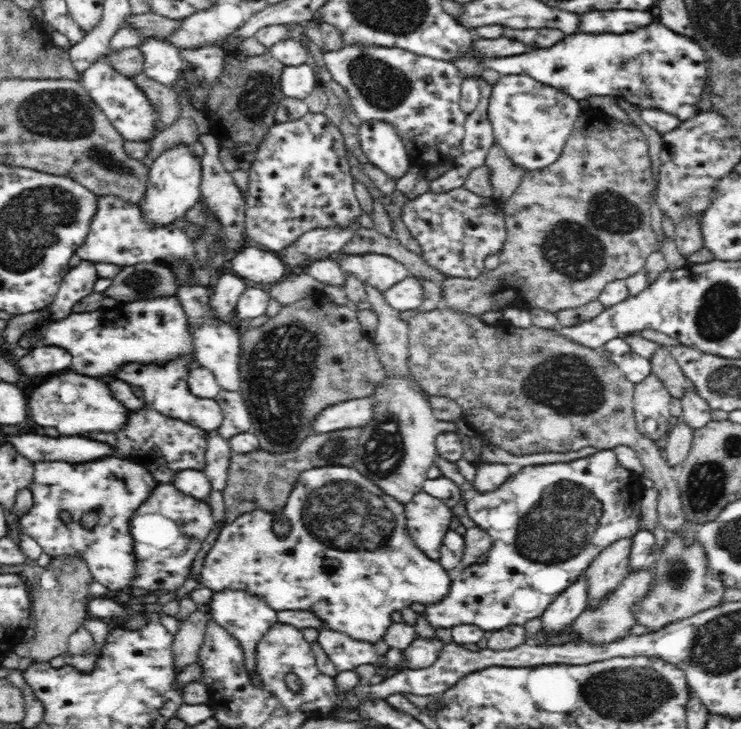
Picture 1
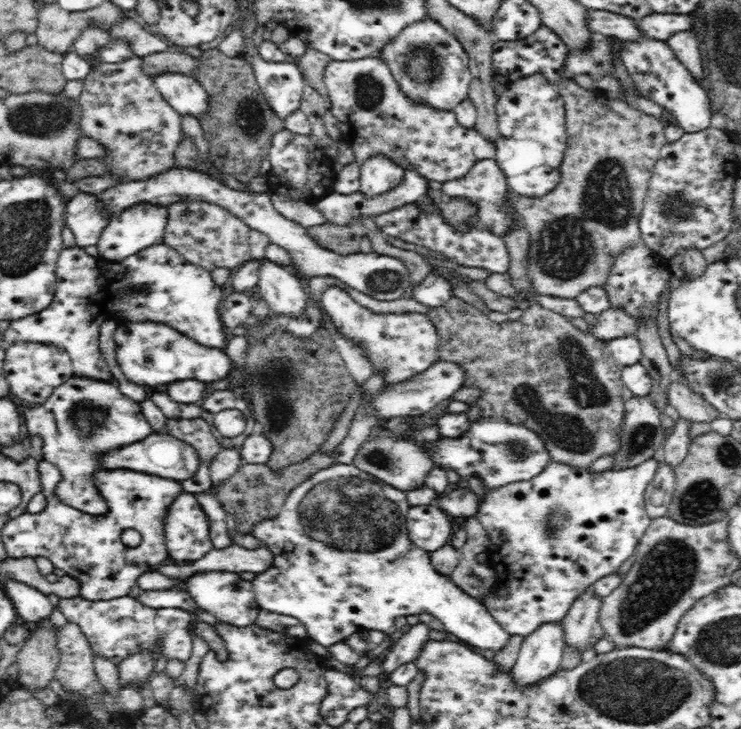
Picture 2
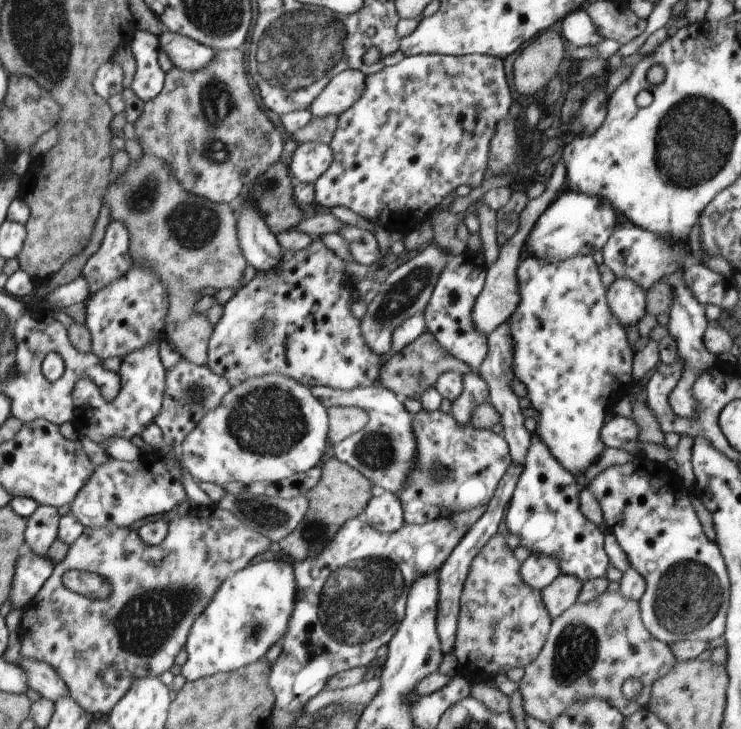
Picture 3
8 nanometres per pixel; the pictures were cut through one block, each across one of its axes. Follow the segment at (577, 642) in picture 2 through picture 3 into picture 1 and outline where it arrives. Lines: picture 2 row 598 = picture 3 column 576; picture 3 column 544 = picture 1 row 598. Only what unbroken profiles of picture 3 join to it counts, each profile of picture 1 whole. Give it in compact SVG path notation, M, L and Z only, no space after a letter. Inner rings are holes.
M631 538L616 540L602 549L602 552L585 570L588 585L587 608L598 608L605 597L612 593L627 576Z

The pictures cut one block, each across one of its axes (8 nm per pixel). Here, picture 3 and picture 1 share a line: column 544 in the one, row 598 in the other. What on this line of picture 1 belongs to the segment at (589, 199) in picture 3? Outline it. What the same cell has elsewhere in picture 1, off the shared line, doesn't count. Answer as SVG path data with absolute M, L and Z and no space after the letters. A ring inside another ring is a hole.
M242 590L216 592L210 600L209 614L212 620L223 626L238 642L242 645L244 652L244 668L247 670L247 676L250 677L253 686L260 688L262 679L256 673L256 655L254 654L258 641L278 623L277 611L270 608L268 604L256 596L252 596Z

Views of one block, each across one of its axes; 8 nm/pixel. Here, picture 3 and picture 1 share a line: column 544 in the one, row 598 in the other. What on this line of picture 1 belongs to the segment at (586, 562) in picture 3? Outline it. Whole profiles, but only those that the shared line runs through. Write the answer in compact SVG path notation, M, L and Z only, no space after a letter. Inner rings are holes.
M612 450L598 451L572 462L526 466L515 470L499 488L484 493L478 493L472 482L460 474L456 462L438 456L435 465L442 471L442 477L450 478L460 488L468 516L491 537L492 546L486 551L485 562L466 567L452 580L450 592L440 603L426 606L426 620L434 629L474 624L484 631L497 631L514 624L526 624L541 616L566 588L578 580L578 576L585 574L602 549L639 532L641 476L622 467Z

